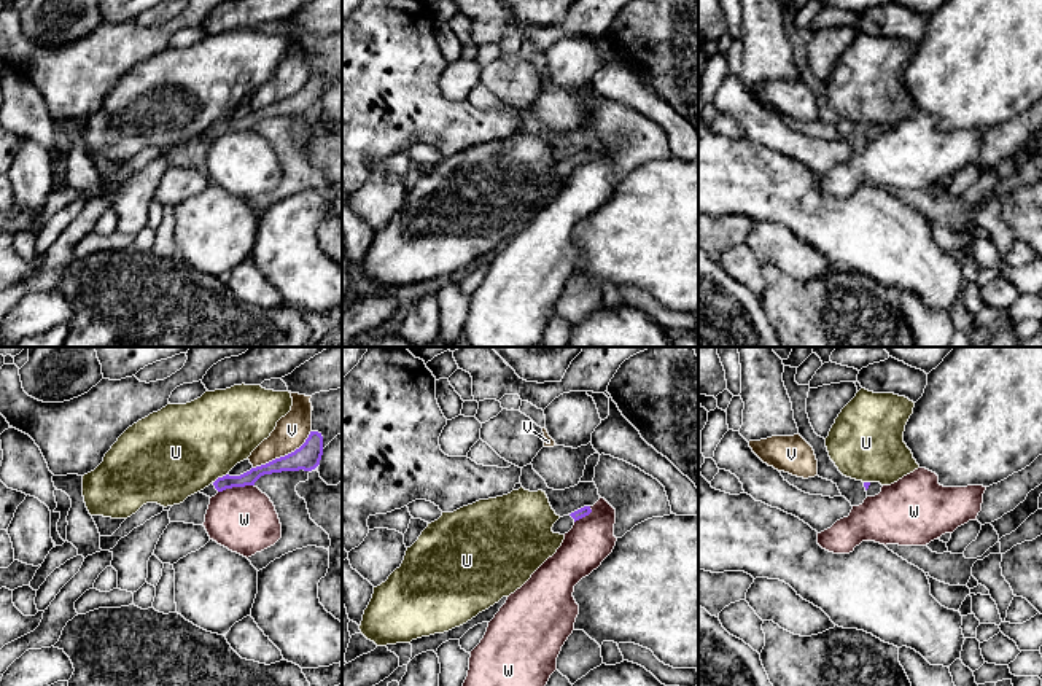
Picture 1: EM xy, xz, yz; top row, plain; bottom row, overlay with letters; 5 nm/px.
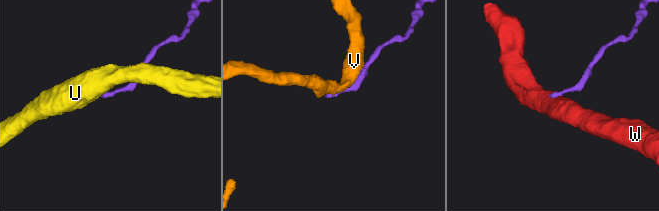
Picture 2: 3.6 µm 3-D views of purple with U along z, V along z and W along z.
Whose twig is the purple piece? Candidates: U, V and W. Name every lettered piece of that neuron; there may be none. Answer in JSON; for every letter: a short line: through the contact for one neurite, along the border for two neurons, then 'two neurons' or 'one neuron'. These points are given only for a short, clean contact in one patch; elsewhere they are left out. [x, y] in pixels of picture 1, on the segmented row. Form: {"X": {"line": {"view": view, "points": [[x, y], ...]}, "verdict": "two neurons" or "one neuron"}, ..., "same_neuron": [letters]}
{"U": {"line": {"view": "xy", "points": [[228, 473], [213, 483]]}, "verdict": "two neurons"}, "V": {"verdict": "two neurons"}, "W": {"line": {"view": "xy", "points": [[253, 484], [218, 492]]}, "verdict": "two neurons"}, "same_neuron": []}

